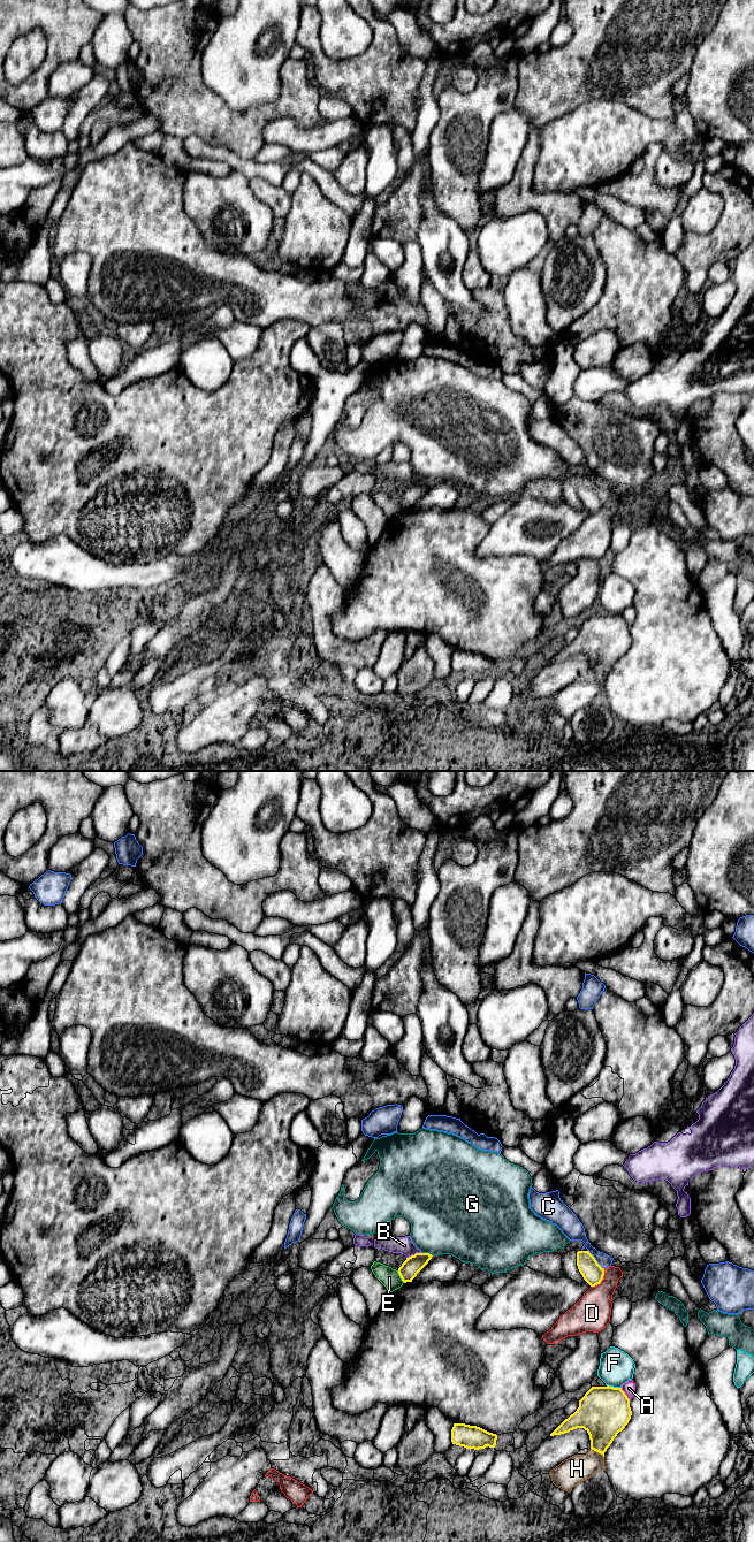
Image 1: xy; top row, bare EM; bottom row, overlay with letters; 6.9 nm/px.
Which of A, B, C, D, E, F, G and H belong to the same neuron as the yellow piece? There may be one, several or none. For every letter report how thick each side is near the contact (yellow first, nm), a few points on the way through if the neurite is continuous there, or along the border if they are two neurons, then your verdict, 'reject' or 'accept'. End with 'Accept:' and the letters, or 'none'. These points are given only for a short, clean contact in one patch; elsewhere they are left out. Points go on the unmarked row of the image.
A: calibres 360 and 90 nm; reject
B: calibres 130 and 130 nm; reject
C: calibres 150 and 140 nm; reject
D: calibres 150 and 240 nm; border xy (604, 495), (602, 506), (591, 513); reject
E: calibres 130 and 140 nm; border xy (397, 497), (404, 509); reject
F: calibres 360 and 240 nm; reject
G: calibres 130 and 440 nm; reject
H: calibres 300 and 190 nm; reject
Accept: none

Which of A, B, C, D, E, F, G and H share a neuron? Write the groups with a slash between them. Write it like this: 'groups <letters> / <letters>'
groups A / B / C / D / E / F / G / H

